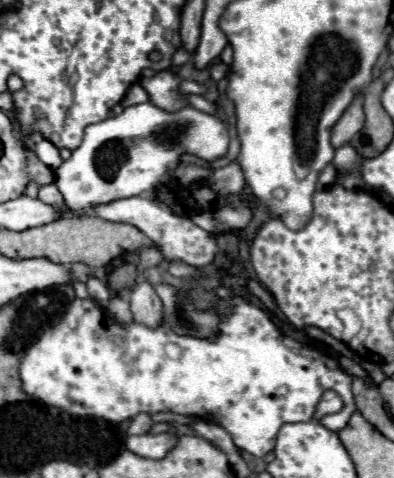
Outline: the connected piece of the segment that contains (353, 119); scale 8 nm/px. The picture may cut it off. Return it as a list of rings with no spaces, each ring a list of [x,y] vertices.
[[[358,92],[352,100],[352,104],[346,108],[346,112],[342,114],[342,118],[334,124],[332,128],[332,144],[334,148],[344,146],[352,140],[352,136],[356,136],[360,132],[364,124],[364,112],[362,112],[362,92]]]

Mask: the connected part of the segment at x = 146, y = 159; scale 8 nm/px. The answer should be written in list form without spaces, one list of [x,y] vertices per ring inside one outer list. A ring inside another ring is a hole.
[[[152,102],[124,108],[120,114],[92,124],[84,132],[82,144],[56,170],[56,186],[66,206],[76,214],[88,214],[92,204],[116,198],[140,196],[170,180],[182,154],[194,154],[214,162],[228,152],[228,130],[224,122],[192,106],[166,112]]]

